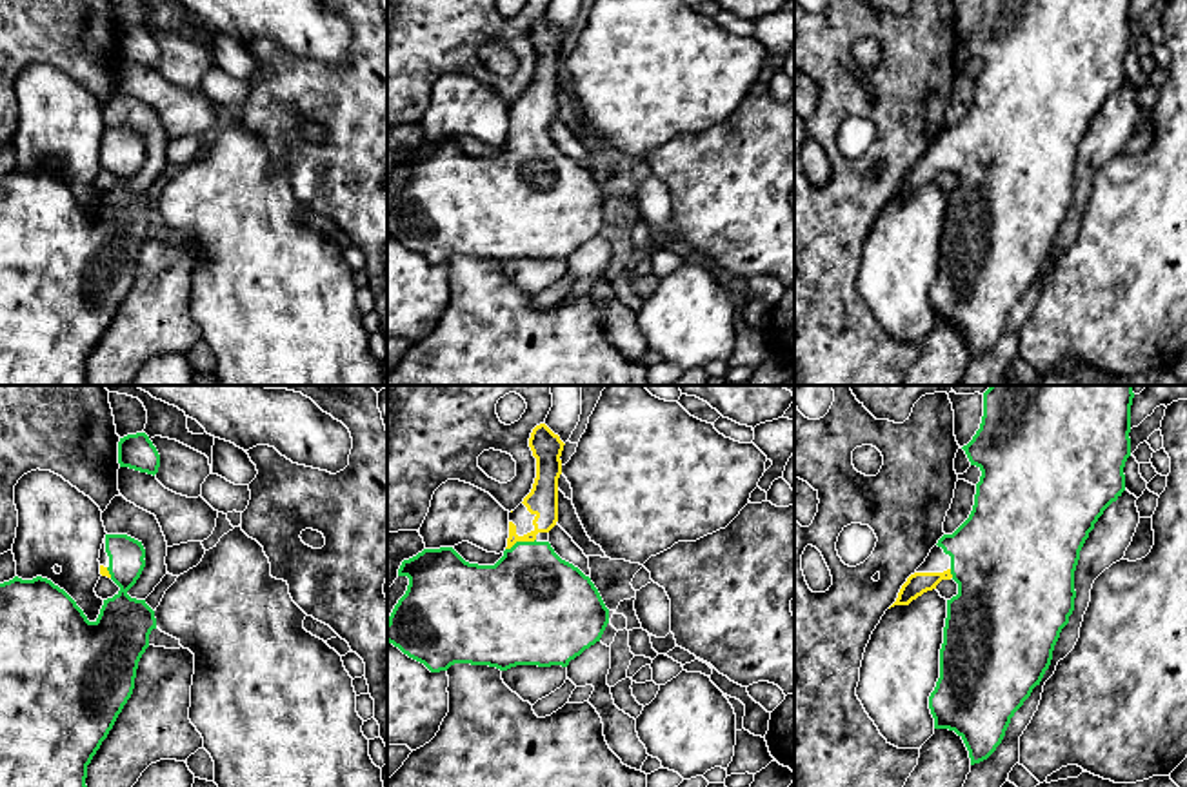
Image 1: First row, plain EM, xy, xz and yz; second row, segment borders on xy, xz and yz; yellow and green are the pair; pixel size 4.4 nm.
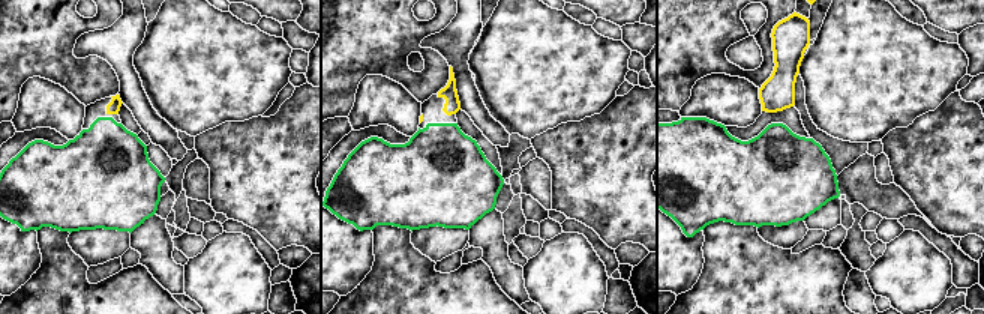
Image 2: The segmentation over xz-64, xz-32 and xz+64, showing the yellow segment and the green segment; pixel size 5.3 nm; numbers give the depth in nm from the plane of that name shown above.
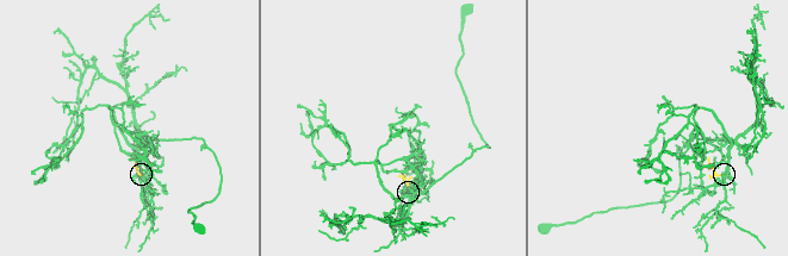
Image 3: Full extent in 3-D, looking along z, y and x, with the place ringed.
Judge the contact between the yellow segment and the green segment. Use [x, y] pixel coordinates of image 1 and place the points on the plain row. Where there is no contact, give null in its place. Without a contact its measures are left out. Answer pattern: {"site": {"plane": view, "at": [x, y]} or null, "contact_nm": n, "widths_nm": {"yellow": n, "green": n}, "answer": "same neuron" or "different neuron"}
{"site": {"plane": "xz", "at": [520, 133]}, "contact_nm": 140, "widths_nm": {"yellow": 140, "green": 420}, "answer": "same neuron"}

